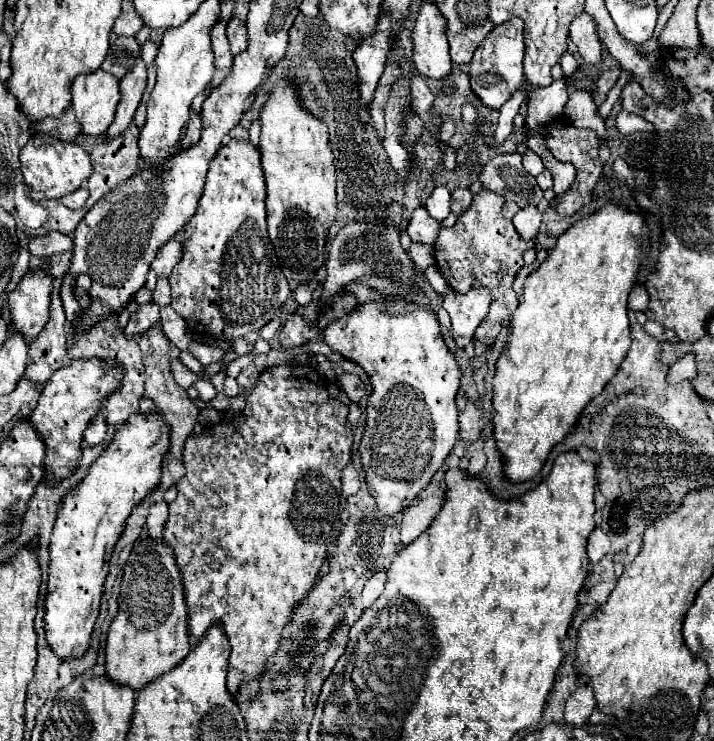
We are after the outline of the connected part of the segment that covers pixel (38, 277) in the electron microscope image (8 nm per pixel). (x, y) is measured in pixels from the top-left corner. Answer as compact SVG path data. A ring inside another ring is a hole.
M47 256L41 268L29 270L19 286L9 294L11 304L11 318L15 330L31 342L47 324L47 308L51 306L51 288L53 276L47 272Z

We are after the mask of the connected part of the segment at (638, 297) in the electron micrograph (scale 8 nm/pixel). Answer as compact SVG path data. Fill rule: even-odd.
M635 284L635 288L629 294L629 310L641 310L641 312L645 312L647 304L649 304L647 290L641 284Z

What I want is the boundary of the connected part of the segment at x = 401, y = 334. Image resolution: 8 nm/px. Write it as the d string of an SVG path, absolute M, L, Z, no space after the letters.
M389 296L381 302L369 300L359 304L325 328L325 342L339 354L349 356L349 360L363 366L371 378L373 394L367 400L367 428L359 444L359 452L371 496L385 516L393 516L409 506L421 490L425 490L459 438L459 410L455 396L459 390L461 372L457 360L445 346L437 314L427 306L399 296Z

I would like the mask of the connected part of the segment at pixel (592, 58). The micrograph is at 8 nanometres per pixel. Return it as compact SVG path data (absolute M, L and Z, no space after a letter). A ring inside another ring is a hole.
M587 12L579 14L569 28L569 38L573 40L573 44L579 48L579 56L583 60L583 64L587 66L597 66L601 64L603 56L603 44L595 32L595 22L591 20L591 16L587 16Z

